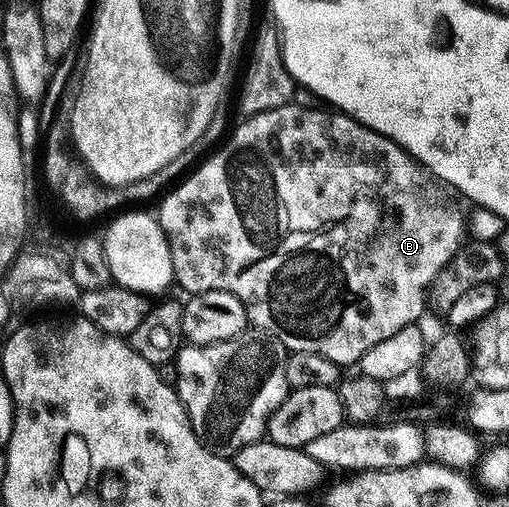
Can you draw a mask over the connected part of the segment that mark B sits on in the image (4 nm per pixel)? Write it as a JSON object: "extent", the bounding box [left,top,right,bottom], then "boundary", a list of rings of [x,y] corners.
{"extent":[156,104,468,367],"boundary":[[[298,104],[276,107],[272,111],[242,119],[235,127],[234,134],[232,129],[225,138],[226,146],[223,149],[215,148],[193,172],[183,176],[161,198],[162,206],[156,209],[156,216],[170,244],[177,288],[187,289],[190,295],[204,291],[228,291],[246,304],[247,322],[257,332],[280,339],[280,343],[284,343],[290,353],[312,351],[316,355],[324,355],[324,359],[332,359],[332,363],[339,367],[357,366],[368,347],[376,347],[376,343],[396,335],[400,327],[408,327],[423,320],[422,312],[428,309],[428,294],[434,286],[434,280],[444,271],[444,267],[448,267],[448,263],[462,250],[467,240],[468,202],[457,189],[451,189],[434,174],[423,169],[392,139],[364,127],[346,113],[331,111],[326,107],[309,109],[306,105]]]}

